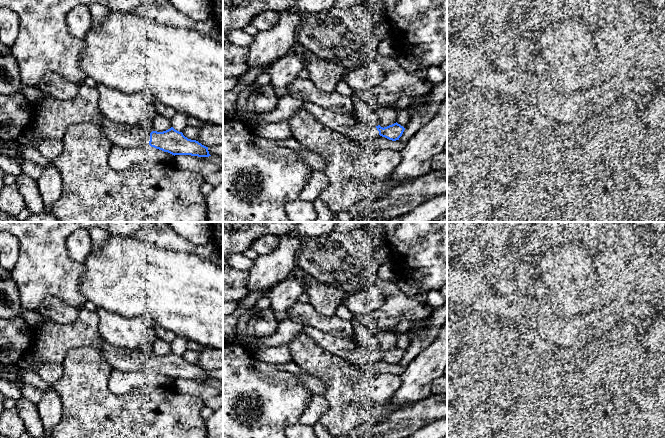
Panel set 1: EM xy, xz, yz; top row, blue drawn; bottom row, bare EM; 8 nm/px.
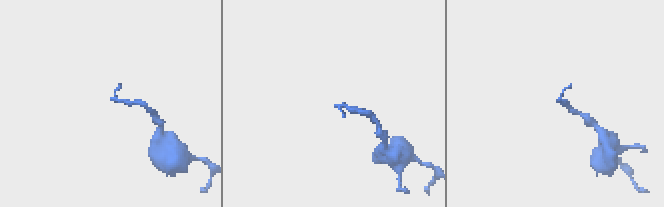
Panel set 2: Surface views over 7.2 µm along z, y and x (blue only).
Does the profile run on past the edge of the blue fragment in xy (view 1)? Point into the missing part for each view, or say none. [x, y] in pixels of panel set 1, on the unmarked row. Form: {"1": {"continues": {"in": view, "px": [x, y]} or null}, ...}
{"1": {"continues": {"in": "xy", "px": [121, 359]}}}

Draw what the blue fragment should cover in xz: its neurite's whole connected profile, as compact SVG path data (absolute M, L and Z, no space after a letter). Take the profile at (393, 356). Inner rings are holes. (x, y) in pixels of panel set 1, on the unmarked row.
M305 325L302 331L318 346L355 366L375 363L379 359L396 365L399 364L405 354L397 346L384 352L380 349L372 351L356 341L341 339L308 325Z

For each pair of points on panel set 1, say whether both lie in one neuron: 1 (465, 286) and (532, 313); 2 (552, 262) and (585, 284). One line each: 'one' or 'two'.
1: two
2: one

